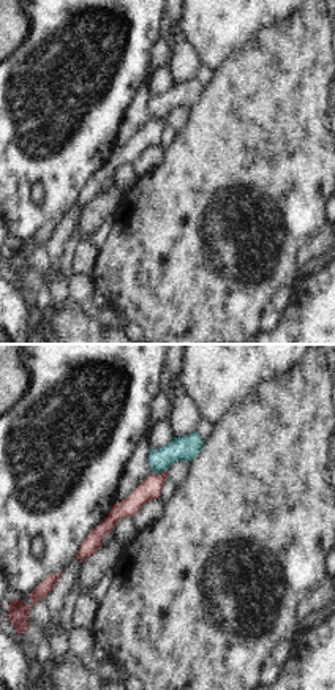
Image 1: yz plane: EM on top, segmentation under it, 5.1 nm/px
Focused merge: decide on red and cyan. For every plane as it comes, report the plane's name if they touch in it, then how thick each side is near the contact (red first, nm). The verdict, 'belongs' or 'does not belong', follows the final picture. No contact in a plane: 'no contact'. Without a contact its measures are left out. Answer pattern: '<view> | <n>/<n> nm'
yz | 110/130 nm

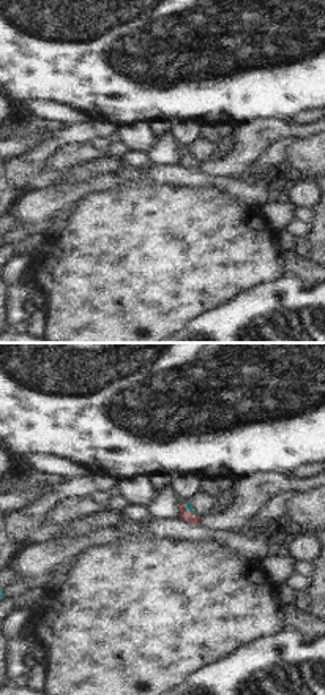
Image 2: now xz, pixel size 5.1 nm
xz | 50/40 nm

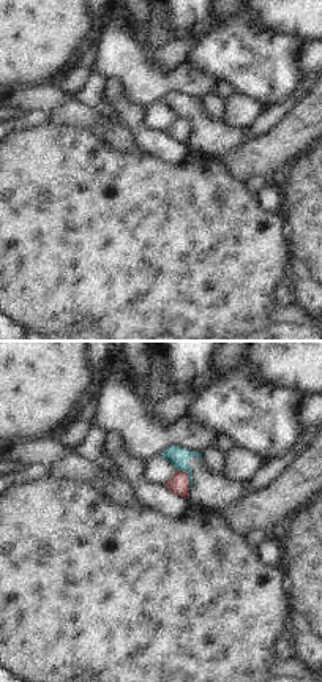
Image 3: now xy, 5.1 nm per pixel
xy | 110/100 nm

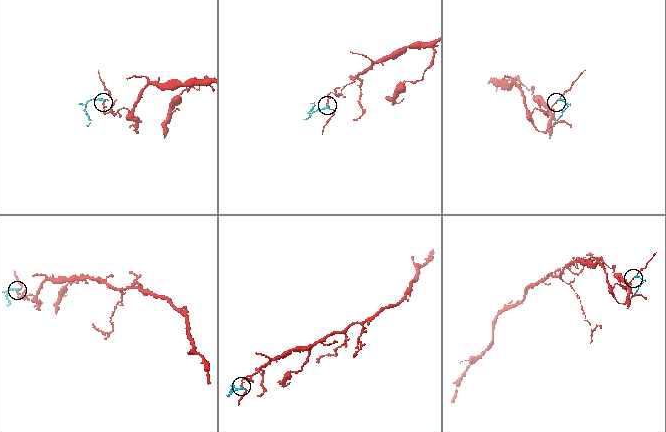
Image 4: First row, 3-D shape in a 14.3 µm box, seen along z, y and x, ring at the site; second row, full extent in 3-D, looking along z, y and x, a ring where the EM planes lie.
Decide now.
does not belong

